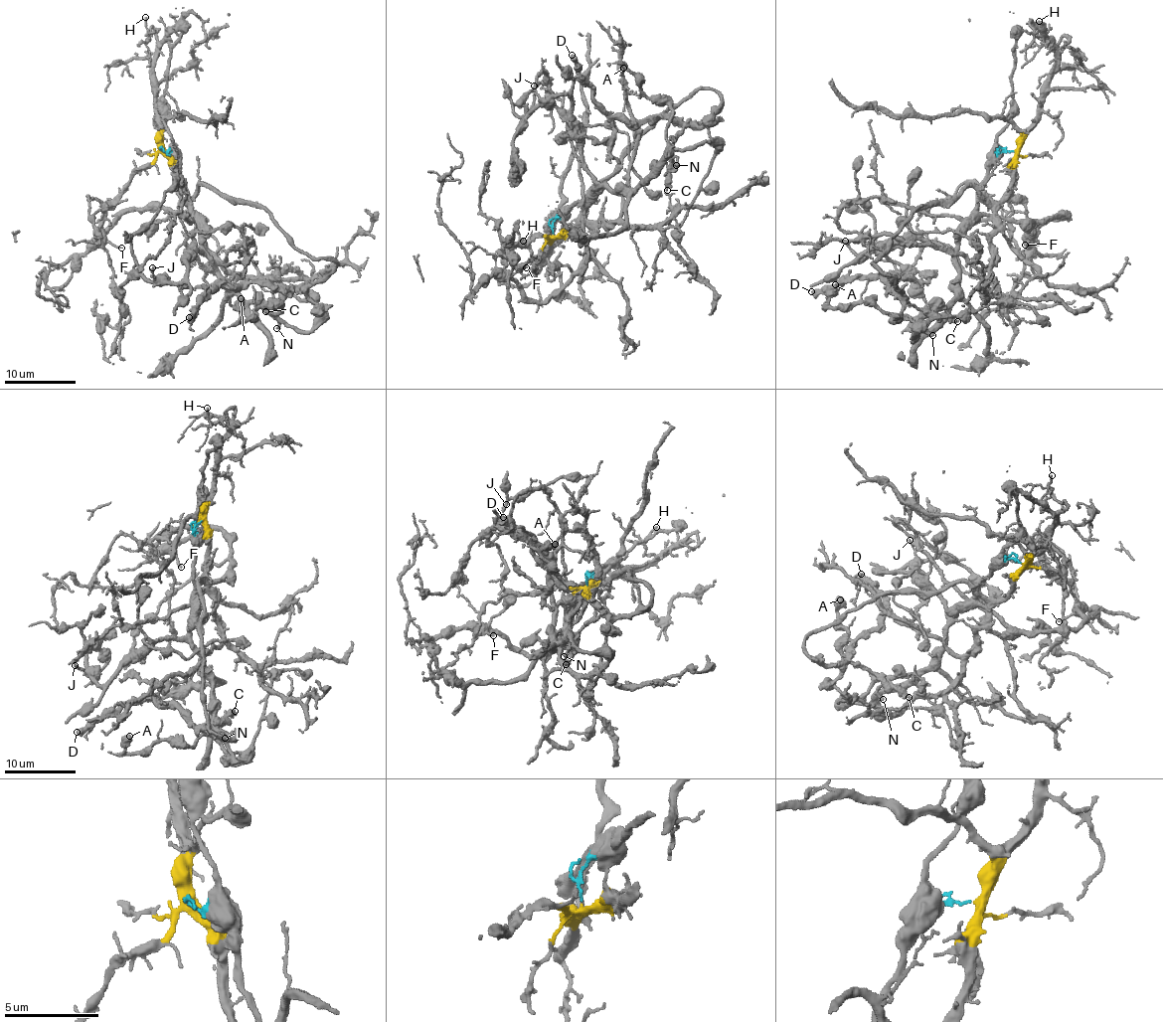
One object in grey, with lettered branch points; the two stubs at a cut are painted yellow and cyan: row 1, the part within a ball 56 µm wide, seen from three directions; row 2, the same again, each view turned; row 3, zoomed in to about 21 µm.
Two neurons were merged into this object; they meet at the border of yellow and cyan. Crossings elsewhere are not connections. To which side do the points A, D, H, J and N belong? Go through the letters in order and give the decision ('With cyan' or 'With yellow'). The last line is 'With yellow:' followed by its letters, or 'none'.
A: With cyan
D: With yellow
H: With yellow
J: With cyan
N: With yellow
With yellow: D, H, N

